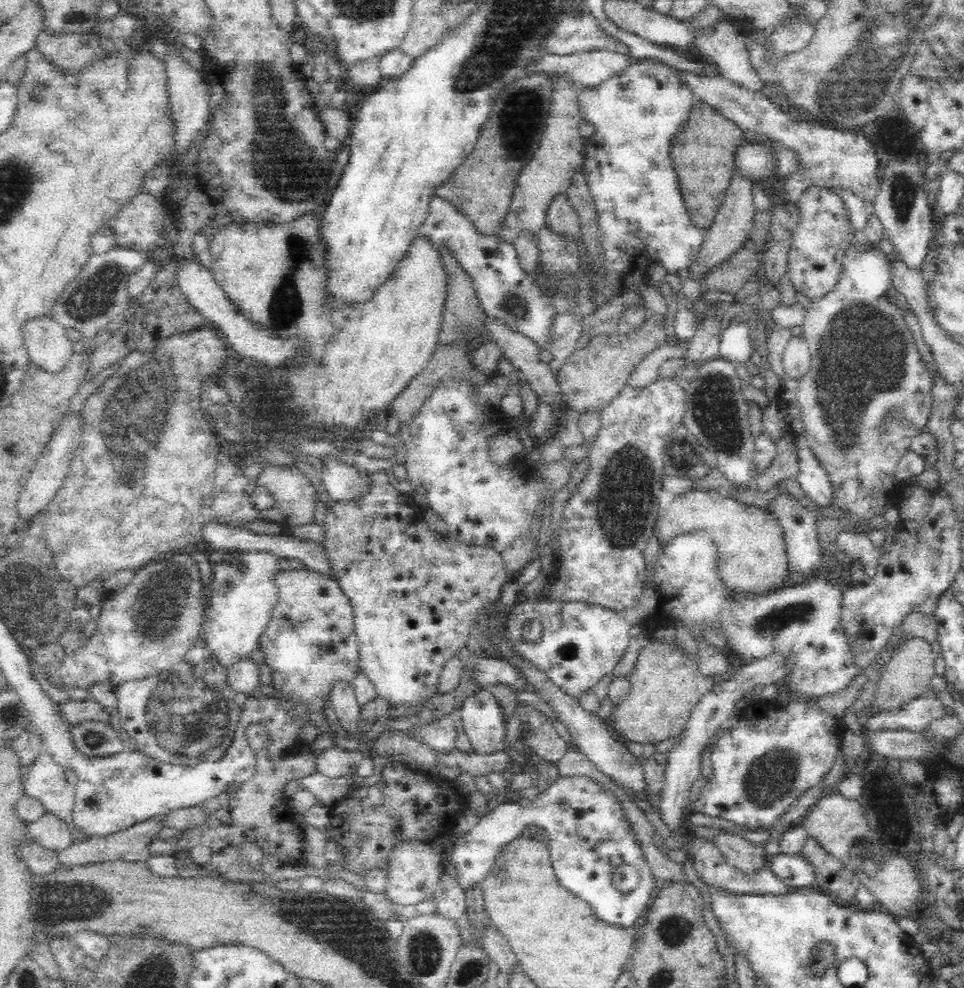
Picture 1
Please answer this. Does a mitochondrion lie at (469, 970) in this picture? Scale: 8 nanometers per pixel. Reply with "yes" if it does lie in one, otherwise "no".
yes

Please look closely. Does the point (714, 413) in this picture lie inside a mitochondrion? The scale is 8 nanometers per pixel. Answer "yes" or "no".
yes

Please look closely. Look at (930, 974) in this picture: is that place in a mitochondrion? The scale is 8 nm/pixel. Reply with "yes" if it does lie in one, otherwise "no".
no

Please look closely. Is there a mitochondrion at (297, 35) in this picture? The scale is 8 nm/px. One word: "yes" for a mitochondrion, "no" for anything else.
no

